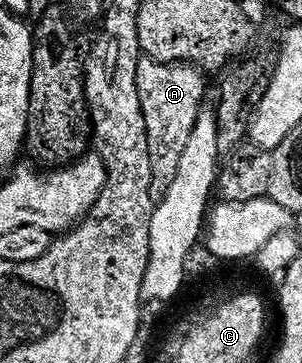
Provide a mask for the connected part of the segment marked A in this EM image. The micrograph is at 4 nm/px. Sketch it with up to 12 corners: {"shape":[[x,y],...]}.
{"shape":[[142,57],[151,196],[165,199],[203,109],[198,67]]}

